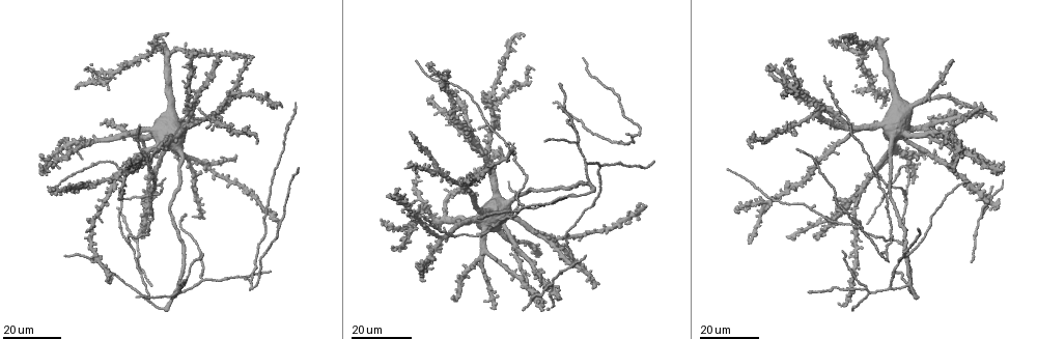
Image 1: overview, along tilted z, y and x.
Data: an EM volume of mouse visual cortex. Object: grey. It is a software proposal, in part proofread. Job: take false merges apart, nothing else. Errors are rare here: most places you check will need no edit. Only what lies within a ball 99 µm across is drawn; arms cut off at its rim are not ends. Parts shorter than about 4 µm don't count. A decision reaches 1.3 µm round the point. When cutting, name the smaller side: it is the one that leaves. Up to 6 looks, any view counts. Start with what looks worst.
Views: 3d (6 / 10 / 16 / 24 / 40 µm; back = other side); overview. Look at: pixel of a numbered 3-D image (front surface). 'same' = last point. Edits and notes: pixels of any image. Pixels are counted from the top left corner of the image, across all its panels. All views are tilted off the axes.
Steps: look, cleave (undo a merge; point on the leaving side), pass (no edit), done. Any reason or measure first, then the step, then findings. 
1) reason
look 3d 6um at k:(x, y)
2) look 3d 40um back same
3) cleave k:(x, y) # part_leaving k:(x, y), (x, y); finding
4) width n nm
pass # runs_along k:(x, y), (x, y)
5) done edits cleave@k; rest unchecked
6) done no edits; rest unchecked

looks like a crossing
look 3d 24um at 1:(496, 224)

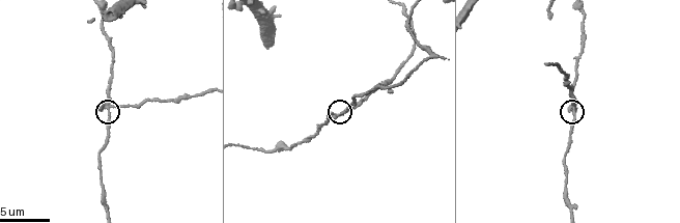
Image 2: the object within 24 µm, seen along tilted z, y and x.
look 3d 10um at 2:(108, 106)

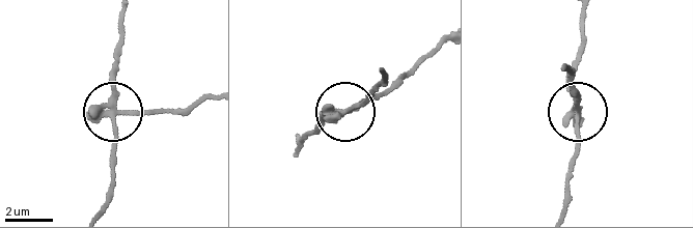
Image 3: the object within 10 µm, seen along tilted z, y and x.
cleave 3:(148, 113) # part_leaving 3:(113, 112), (172, 112), (211, 100); a second cell is stuck on

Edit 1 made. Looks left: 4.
look overview

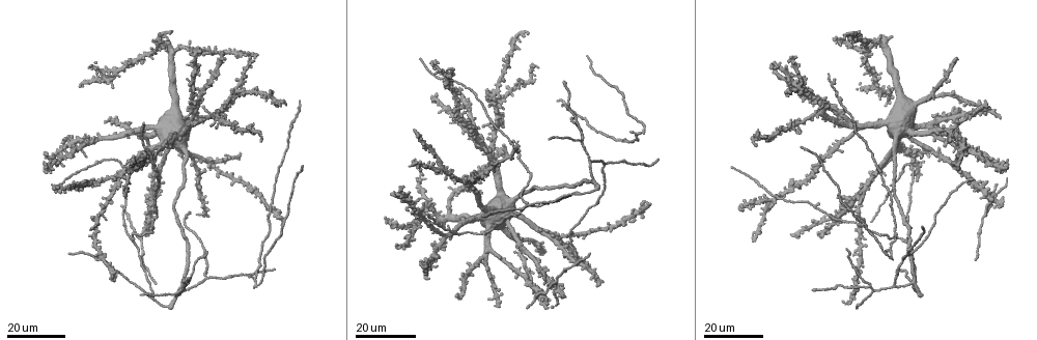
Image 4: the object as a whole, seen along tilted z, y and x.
look 3d 16um at 4:(582, 136)

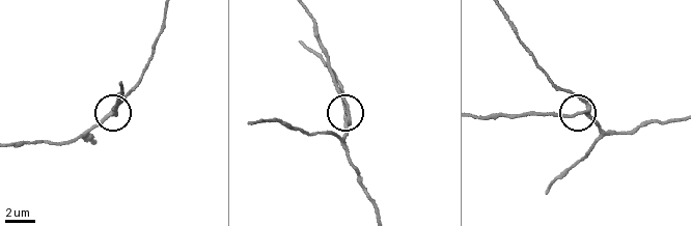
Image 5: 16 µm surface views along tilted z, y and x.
look 3d 6um at 5:(589, 107)

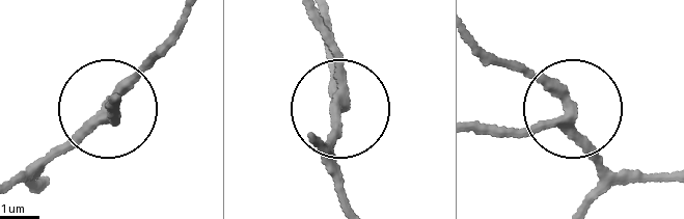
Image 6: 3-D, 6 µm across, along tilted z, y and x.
side_arm 18 um
pass # runs_along 6:(665, 169), (604, 166), (565, 106), (482, 51); continuous, no second cell

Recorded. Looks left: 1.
done edits cleave@3; rest unchecked

